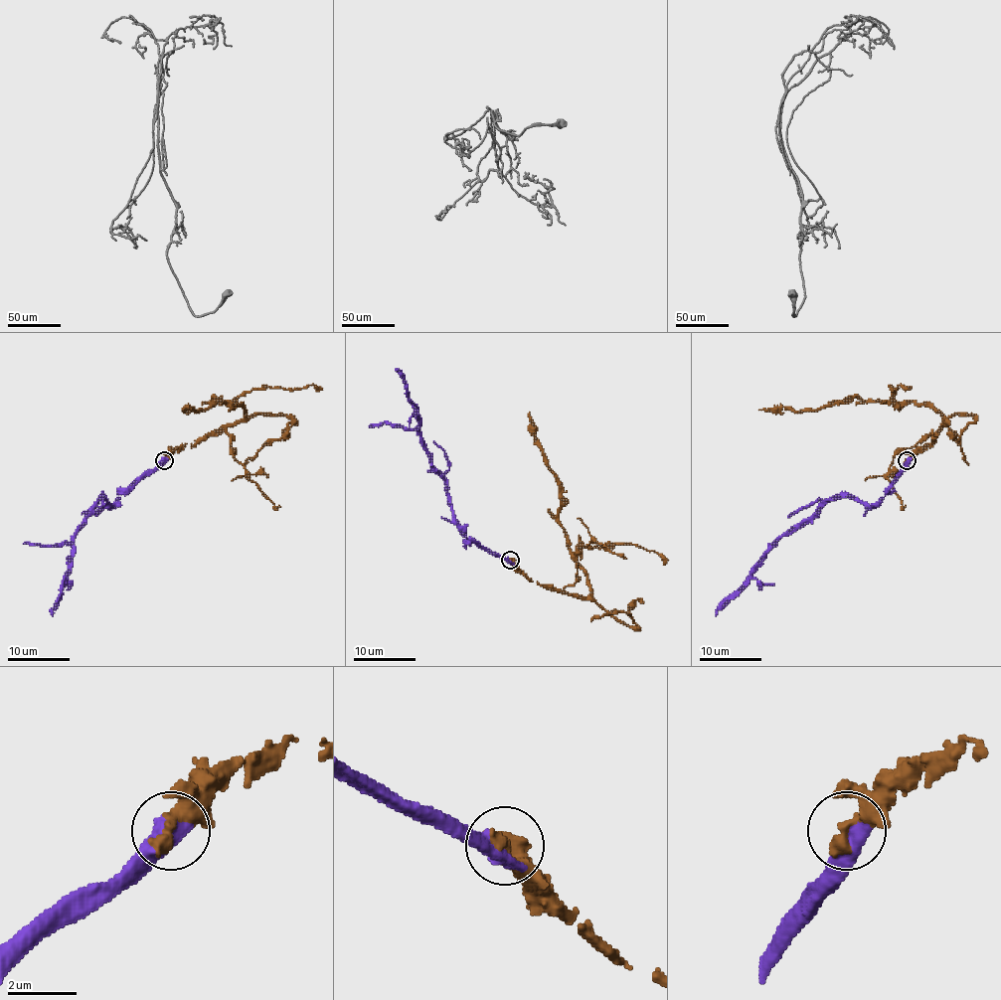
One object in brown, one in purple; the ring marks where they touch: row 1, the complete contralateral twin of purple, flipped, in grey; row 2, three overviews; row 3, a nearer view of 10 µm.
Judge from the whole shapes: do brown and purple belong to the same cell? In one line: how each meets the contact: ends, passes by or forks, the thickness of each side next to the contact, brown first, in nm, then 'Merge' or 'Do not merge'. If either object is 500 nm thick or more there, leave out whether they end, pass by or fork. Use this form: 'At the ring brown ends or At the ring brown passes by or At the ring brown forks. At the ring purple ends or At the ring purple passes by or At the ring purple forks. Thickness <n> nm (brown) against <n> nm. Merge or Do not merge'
Thickness 420 nm (brown) against 650 nm. Merge

